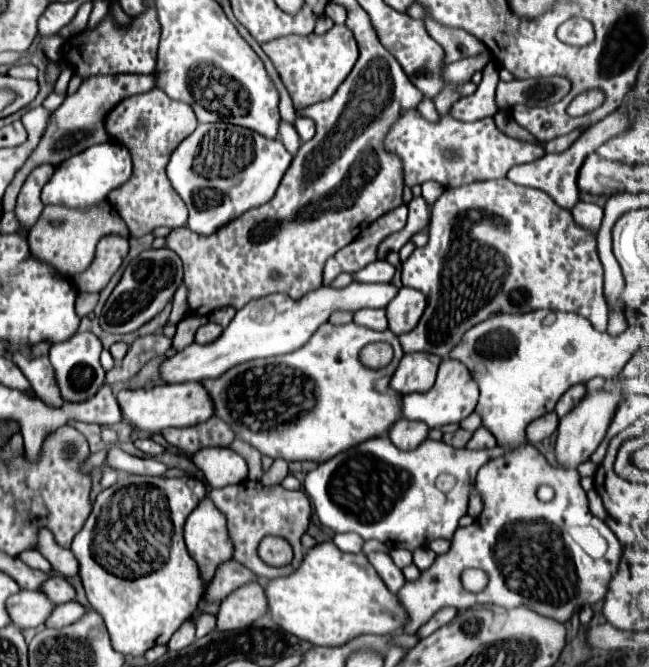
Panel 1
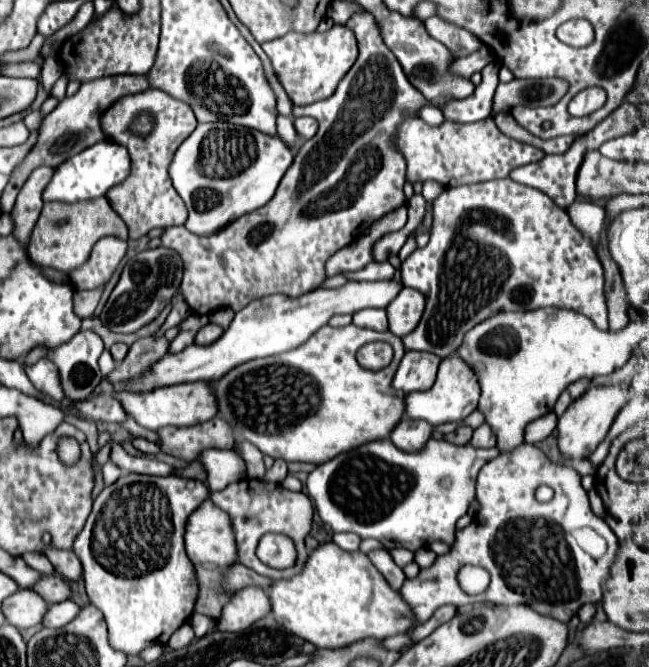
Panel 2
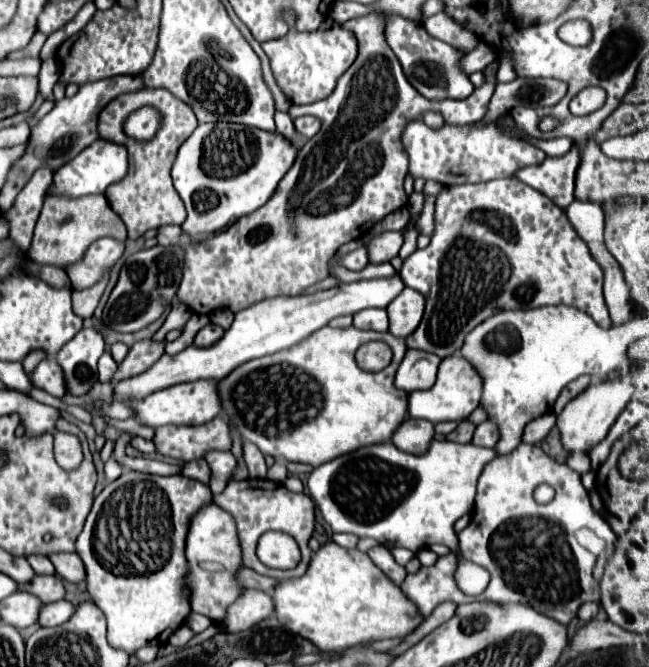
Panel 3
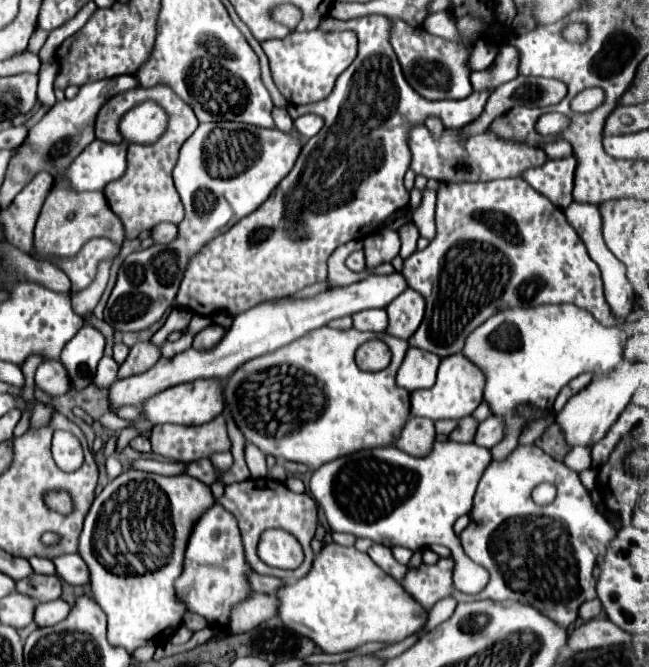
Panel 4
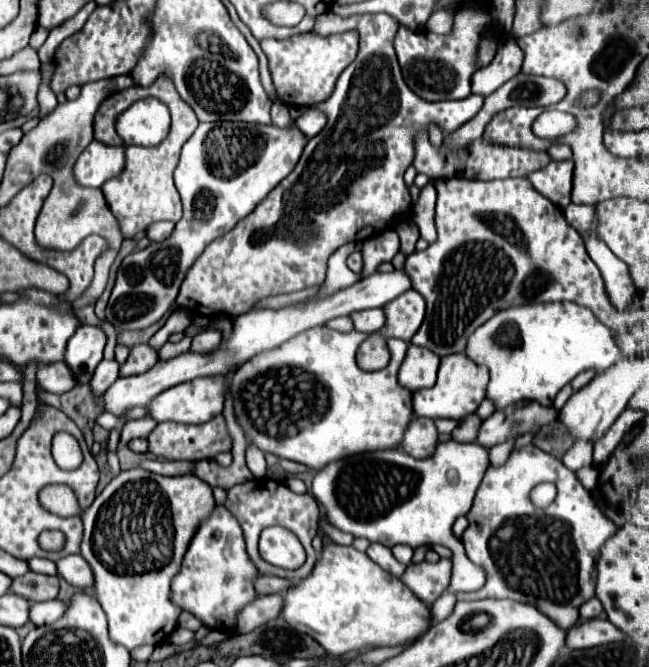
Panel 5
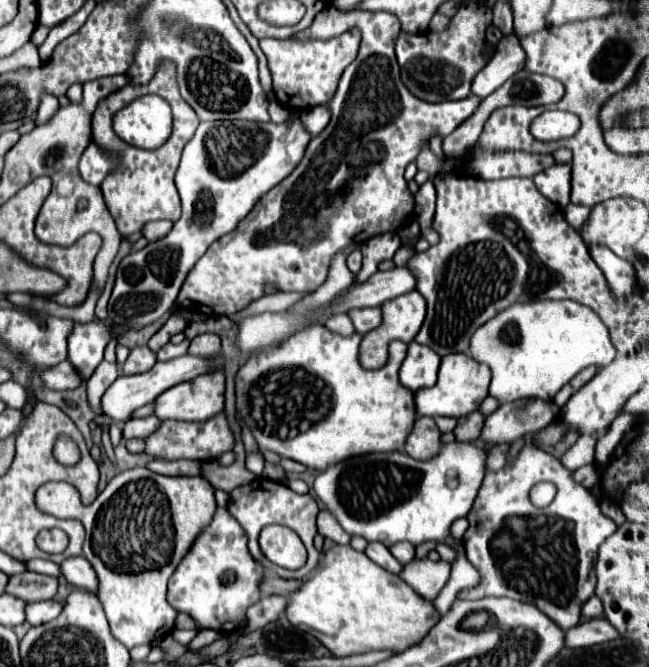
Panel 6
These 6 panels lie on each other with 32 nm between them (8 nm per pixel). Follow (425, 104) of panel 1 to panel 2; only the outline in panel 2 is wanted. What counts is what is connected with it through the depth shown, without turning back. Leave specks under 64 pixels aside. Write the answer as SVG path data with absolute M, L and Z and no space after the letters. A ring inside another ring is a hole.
M428 104L426 108L422 106L418 114L420 114L420 118L422 118L424 122L428 122L430 126L438 126L438 124L442 124L442 120L444 120L444 114L442 114L434 104Z

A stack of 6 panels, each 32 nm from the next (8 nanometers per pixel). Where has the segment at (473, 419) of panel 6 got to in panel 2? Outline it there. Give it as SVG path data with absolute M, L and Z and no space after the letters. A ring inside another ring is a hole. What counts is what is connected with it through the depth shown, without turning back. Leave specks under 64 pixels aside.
M458 426L458 430L456 432L452 432L452 434L446 434L444 436L444 440L446 442L450 442L450 444L458 444L458 446L464 446L464 444L468 444L470 442L470 438L472 438L472 430L468 428L468 426Z

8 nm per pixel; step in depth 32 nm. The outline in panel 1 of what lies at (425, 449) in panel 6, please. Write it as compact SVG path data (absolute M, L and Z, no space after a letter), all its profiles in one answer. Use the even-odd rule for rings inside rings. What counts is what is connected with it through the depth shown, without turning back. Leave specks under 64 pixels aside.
M402 416L388 430L388 438L400 450L416 448L420 444L420 440L426 440L426 436L428 436L428 428L424 428L424 424L412 422L412 420L404 420Z

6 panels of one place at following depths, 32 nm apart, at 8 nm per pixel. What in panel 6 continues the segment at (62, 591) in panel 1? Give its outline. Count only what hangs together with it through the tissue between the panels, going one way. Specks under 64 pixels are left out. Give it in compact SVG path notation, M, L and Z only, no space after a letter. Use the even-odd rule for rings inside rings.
M24 572L20 576L10 576L6 592L12 596L20 596L26 602L52 600L58 592L58 578L36 572Z

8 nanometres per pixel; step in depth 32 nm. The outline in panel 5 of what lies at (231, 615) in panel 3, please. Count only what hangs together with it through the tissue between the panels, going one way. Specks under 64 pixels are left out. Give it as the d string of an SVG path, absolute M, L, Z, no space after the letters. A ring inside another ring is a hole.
M256 596L250 604L246 604L242 610L238 610L234 620L234 632L252 632L252 628L258 628L260 624L266 624L268 620L276 618L280 614L280 596Z

